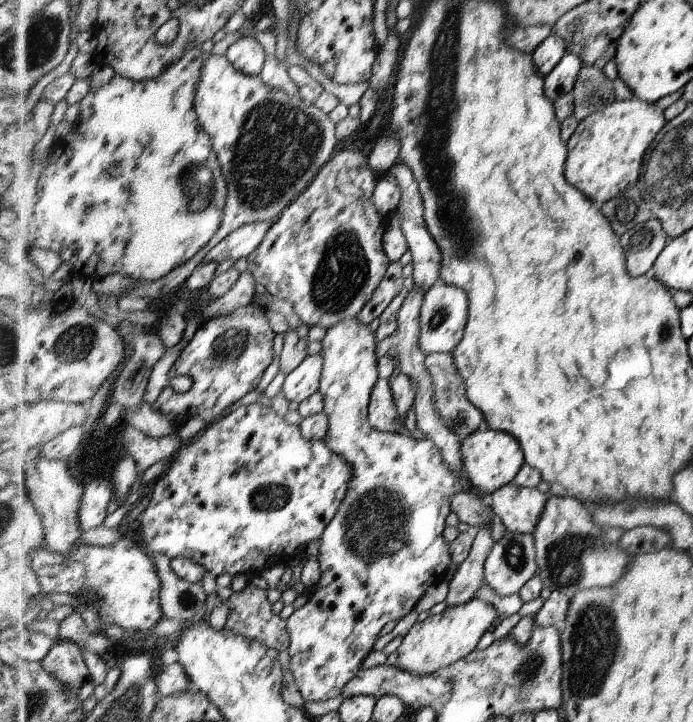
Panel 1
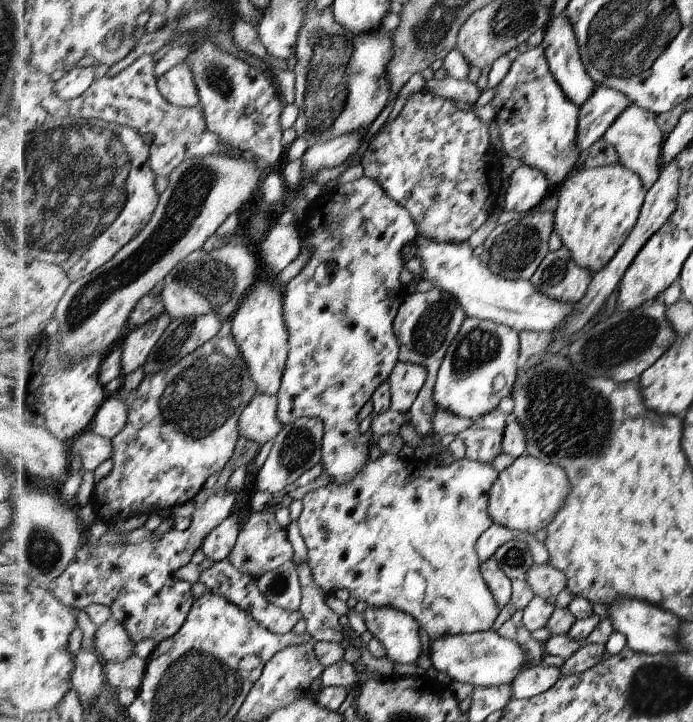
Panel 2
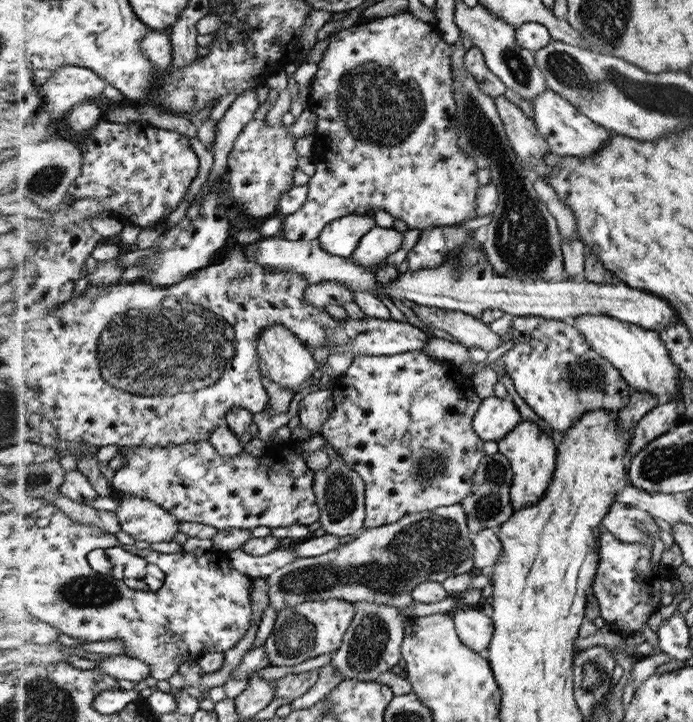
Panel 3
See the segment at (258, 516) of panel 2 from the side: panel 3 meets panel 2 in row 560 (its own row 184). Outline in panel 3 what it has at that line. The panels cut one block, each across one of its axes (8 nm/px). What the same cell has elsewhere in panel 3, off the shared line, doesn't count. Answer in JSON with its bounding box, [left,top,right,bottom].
[229,119,297,219]

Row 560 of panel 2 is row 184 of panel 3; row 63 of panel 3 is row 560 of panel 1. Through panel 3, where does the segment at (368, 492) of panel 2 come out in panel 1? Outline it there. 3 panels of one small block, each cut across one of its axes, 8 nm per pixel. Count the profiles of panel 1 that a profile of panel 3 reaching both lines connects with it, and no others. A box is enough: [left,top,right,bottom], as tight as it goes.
[287,317,463,702]

